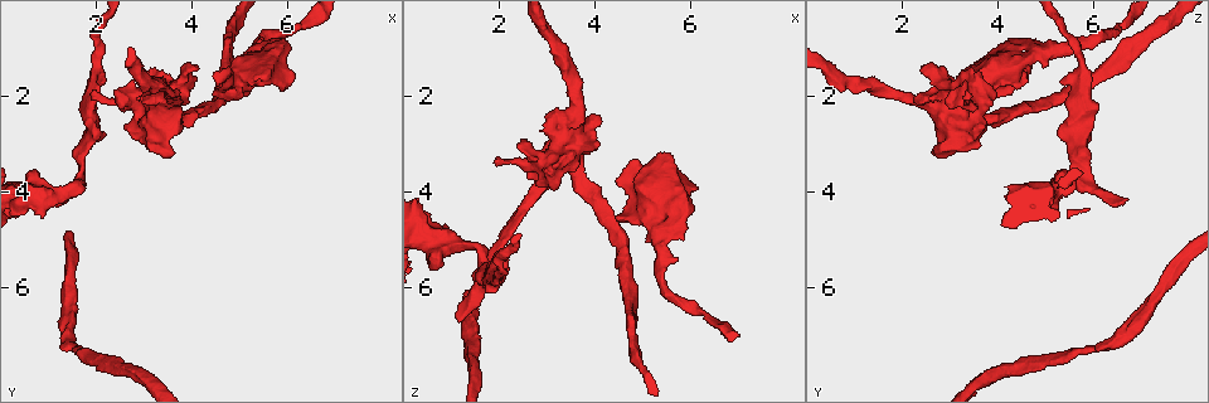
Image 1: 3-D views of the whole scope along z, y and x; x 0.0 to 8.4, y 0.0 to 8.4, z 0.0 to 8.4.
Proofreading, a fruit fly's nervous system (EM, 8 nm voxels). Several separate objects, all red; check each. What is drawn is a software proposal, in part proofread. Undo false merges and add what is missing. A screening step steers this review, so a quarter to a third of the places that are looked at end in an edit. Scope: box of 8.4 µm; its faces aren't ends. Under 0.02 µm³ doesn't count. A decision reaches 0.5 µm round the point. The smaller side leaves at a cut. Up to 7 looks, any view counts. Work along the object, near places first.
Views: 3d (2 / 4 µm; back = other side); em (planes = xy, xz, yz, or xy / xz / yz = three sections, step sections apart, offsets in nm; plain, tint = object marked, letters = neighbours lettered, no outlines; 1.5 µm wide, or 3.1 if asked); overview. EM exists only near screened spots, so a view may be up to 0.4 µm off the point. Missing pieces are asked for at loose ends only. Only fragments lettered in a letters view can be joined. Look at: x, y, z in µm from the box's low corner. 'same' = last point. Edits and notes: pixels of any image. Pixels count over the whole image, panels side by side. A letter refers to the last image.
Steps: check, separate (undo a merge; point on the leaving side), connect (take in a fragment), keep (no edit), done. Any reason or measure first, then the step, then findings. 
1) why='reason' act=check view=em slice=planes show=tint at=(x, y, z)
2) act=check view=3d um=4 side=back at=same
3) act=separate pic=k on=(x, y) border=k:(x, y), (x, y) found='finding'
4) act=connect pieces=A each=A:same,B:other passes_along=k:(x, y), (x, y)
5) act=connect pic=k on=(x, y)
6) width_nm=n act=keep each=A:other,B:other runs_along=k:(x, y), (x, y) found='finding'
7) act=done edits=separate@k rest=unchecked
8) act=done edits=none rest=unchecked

why='an open end' act=check view=3d um=2 at=(3.65, 3.15, 2.70)

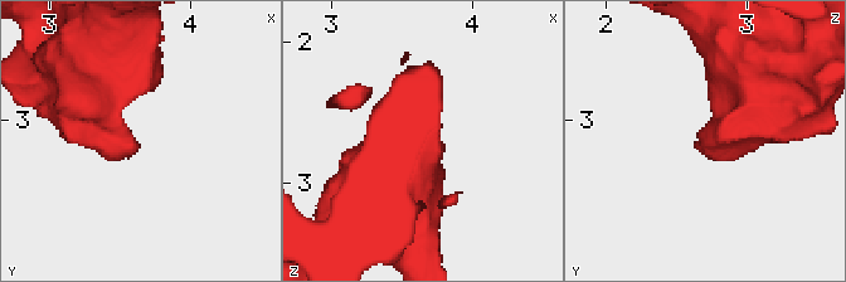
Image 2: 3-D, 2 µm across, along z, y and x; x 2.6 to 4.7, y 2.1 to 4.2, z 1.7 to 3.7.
why='need the tissue' act=check view=em slice=yz step=4 show=tint at=(3.62, 3.20, 2.72)

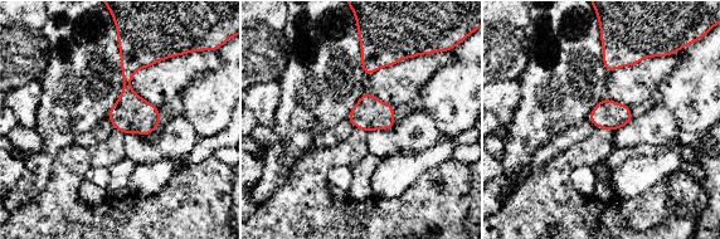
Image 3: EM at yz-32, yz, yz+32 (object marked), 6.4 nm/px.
why='cut it another way' act=check view=em slice=planes show=letters at=same

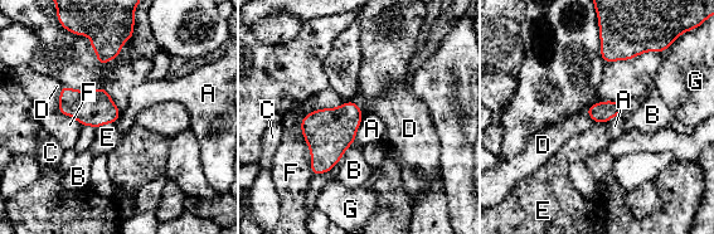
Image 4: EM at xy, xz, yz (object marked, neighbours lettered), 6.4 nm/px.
act=keep each=A:other,B:other,C:other,D:other,E:other,F:other,G:other border=4:(363, 115), (354, 141) found='none of them fits'

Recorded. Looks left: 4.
why='branch stops here' act=check view=3d um=4 side=back at=(2.20, 1.70, 5.35)

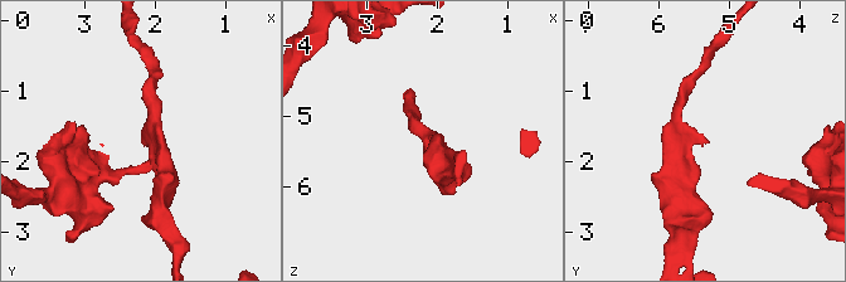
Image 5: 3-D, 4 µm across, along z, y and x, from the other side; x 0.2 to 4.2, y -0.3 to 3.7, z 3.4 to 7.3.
why='need the tissue' act=check view=em slice=xy step=8 show=letters at=(2.20, 1.70, 5.30)

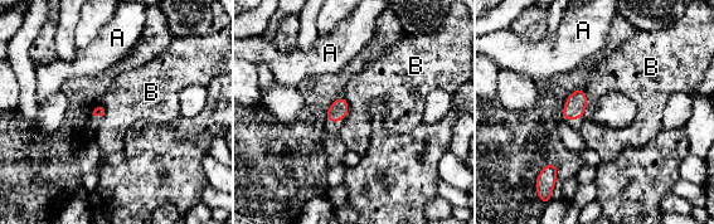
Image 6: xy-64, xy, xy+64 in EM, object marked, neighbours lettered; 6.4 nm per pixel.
longest_contact=B:180nm act=keep each=A:other,B:other found='none of them fits'

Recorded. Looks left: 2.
why='an open end' act=check view=em slice=planes show=plain at=(1.20, 4.20, 6.70)

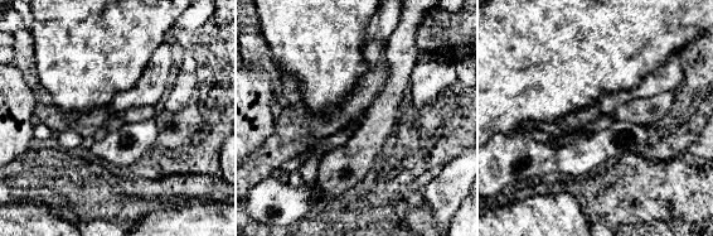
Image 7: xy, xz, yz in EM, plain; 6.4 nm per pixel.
act=check view=em slice=planes show=letters at=same

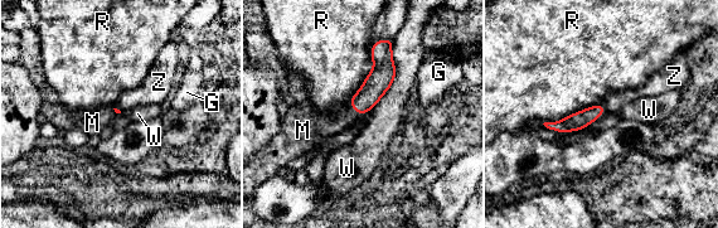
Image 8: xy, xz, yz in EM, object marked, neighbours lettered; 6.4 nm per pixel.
act=connect pieces=M each=G:other,M:same,R:other,W:other,Z:other passes_along=8:(381, 78), (355, 108), (321, 126) found='it goes on there'

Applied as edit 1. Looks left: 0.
act=done edits=connect@8 rest=unchecked

